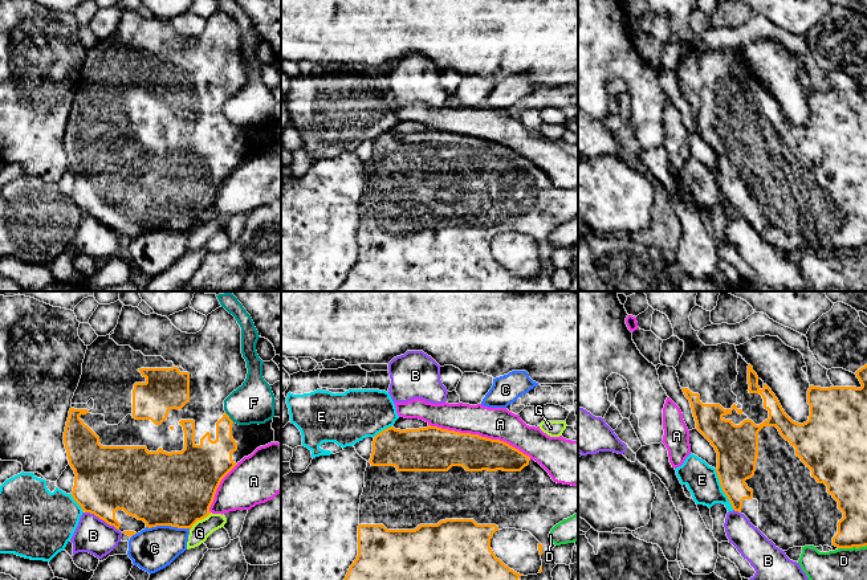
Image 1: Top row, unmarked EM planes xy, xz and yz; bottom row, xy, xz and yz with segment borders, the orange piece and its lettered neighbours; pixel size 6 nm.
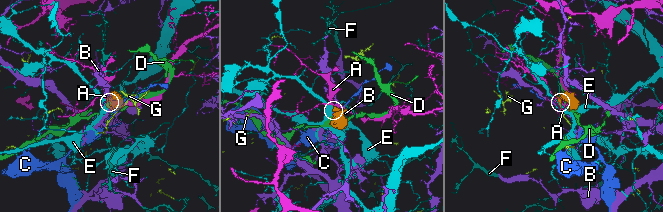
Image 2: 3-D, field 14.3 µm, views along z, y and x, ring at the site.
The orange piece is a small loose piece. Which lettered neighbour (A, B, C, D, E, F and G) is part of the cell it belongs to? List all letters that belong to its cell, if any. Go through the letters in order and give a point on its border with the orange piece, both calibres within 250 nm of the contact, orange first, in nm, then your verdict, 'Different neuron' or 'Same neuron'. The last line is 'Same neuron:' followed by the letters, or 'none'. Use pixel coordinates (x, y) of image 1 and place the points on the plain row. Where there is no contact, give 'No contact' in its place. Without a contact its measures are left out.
A: Touches orange at xz (480, 139). Thickness 240 nm (orange) against 190 nm. Different neuron
B: Touches orange at xy (102, 223). Thickness 380 nm (orange) against 220 nm. Different neuron
C: Touches orange at xy (169, 228). Thickness 460 nm (orange) against 260 nm. Different neuron
D: Touches orange at yz (851, 250). Thickness 180 nm (orange) against 220 nm. Different neuron
E: Touches orange at yz (721, 191). Thickness 260 nm (orange) against 200 nm. Different neuron
F: Touches orange at xy (228, 121). Thickness 190 nm (orange) against 260 nm. Different neuron
G: Touches orange at xy (199, 223). Thickness 460 nm (orange) against 120 nm. Different neuron
Same neuron: none

